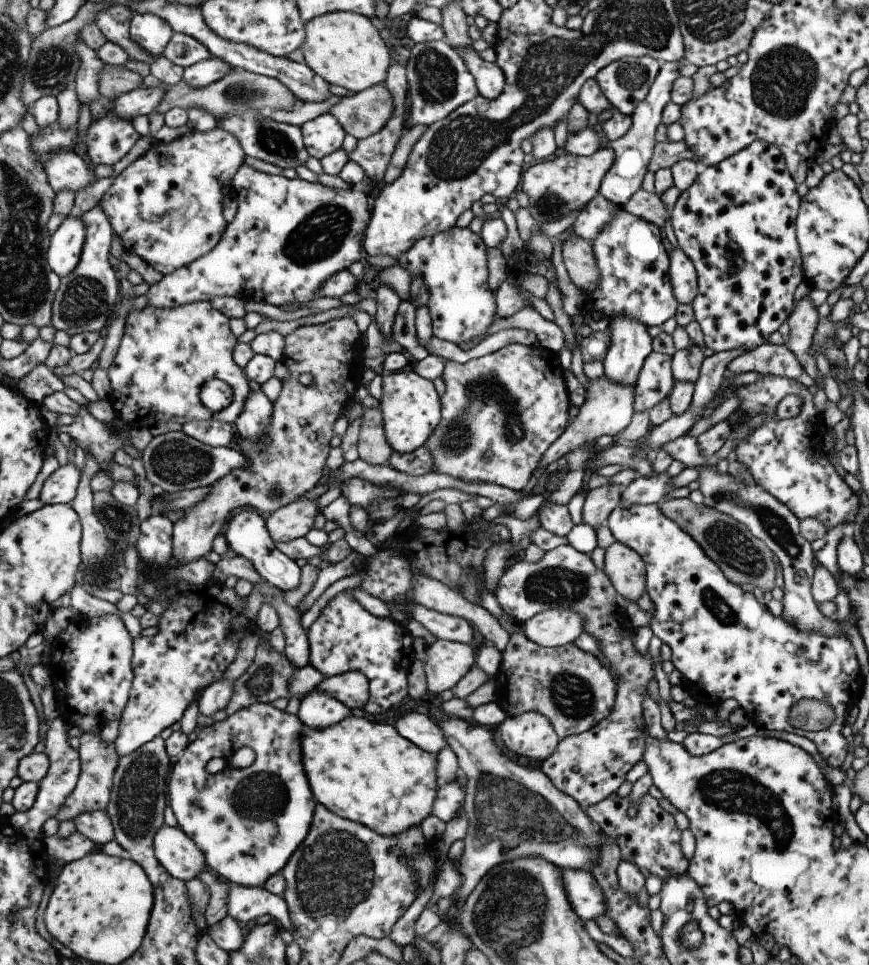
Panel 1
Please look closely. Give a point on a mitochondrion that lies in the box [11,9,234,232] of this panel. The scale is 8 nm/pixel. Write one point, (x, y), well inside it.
(52, 67)

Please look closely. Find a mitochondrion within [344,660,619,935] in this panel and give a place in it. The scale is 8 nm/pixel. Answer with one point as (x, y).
(505, 813)

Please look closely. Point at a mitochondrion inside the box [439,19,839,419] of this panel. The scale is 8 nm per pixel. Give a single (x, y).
(784, 79)

